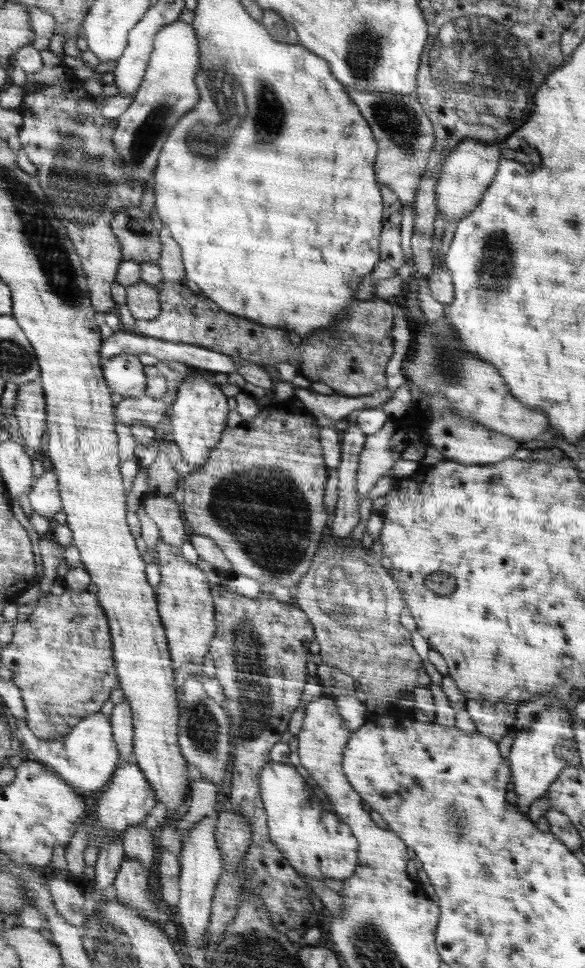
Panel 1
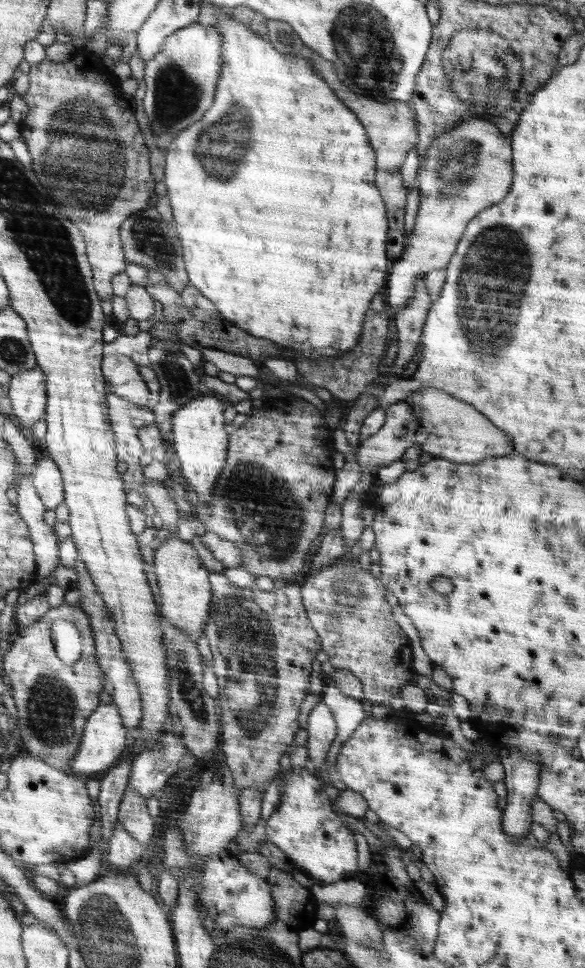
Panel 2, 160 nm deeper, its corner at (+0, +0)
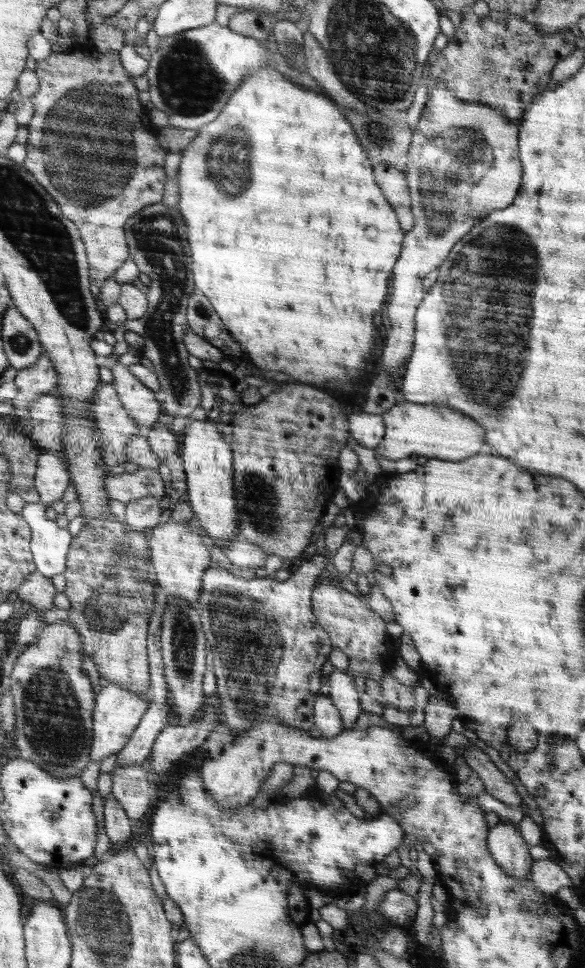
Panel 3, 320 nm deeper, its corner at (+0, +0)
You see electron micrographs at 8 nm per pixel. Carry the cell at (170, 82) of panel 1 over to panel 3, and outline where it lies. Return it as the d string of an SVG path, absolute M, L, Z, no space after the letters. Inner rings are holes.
M216 22L160 38L158 49L151 52L148 61L148 92L155 108L167 114L172 127L188 130L211 123L249 72L268 67L260 41Z

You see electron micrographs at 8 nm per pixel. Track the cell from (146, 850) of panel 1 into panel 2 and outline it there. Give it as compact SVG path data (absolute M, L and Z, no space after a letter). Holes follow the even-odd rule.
M125 789L117 820L124 830L144 846L154 834L154 822L146 810L146 799L134 789Z

